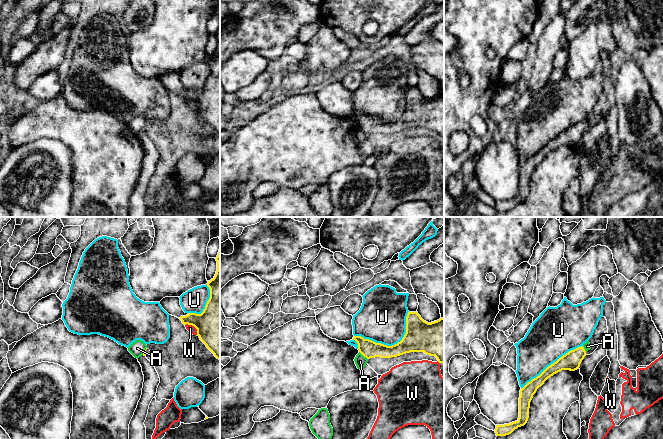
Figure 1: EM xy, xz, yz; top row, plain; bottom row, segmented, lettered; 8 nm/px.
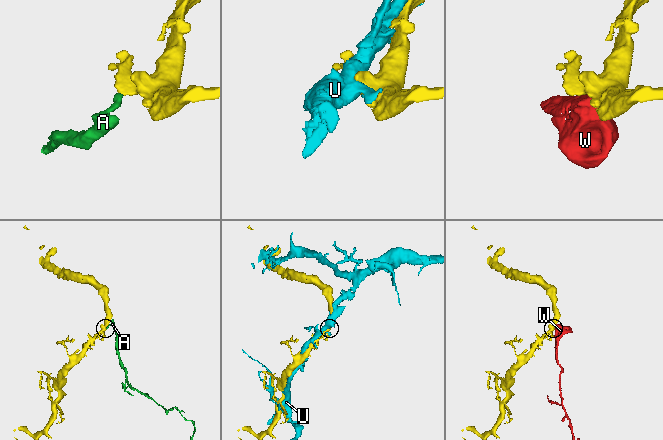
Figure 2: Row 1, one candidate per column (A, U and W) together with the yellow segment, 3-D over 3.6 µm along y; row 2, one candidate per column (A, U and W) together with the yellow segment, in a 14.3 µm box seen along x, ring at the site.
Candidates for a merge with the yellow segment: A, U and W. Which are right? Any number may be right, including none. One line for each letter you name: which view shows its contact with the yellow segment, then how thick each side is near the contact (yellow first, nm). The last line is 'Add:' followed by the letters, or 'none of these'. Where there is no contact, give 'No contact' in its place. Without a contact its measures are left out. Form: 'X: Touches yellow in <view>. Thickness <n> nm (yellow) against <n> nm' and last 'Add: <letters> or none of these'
Add: none of these

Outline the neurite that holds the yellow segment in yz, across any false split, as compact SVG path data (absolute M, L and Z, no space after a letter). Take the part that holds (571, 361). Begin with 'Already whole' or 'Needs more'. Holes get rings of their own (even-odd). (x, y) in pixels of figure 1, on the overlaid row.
Already whole. M583 346L571 350L560 357L556 362L548 366L539 376L532 379L521 388L518 420L509 424L496 425L496 436L509 435L518 427L524 426L529 418L530 402L537 389L541 387L548 378L562 370L577 370L585 356L586 351Z

